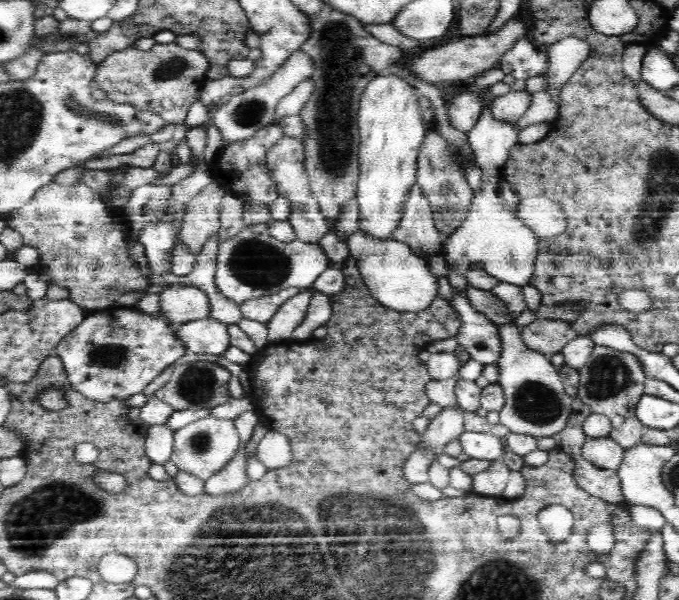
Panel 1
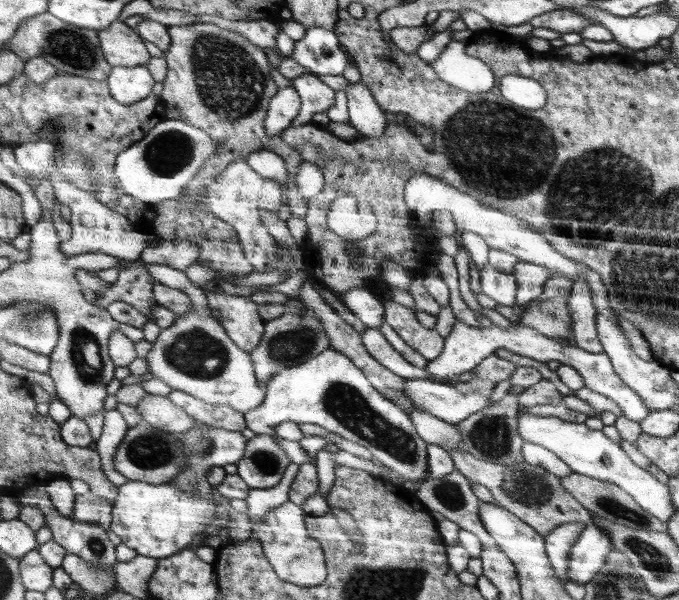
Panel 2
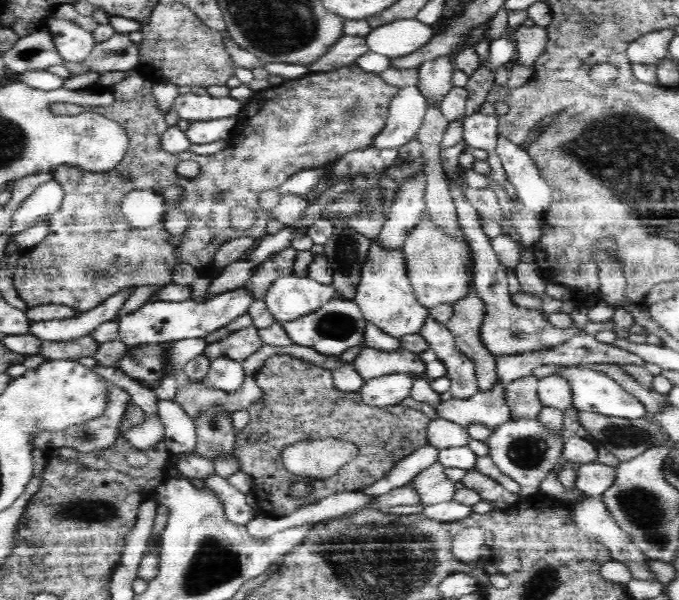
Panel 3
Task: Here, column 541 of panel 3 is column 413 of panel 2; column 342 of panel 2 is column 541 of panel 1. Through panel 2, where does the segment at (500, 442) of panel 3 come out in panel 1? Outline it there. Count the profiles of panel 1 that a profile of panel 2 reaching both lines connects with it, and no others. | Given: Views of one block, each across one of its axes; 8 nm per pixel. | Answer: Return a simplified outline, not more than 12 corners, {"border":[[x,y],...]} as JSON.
{"border":[[497,326],[499,422],[534,438],[566,428],[572,397],[519,328]]}

